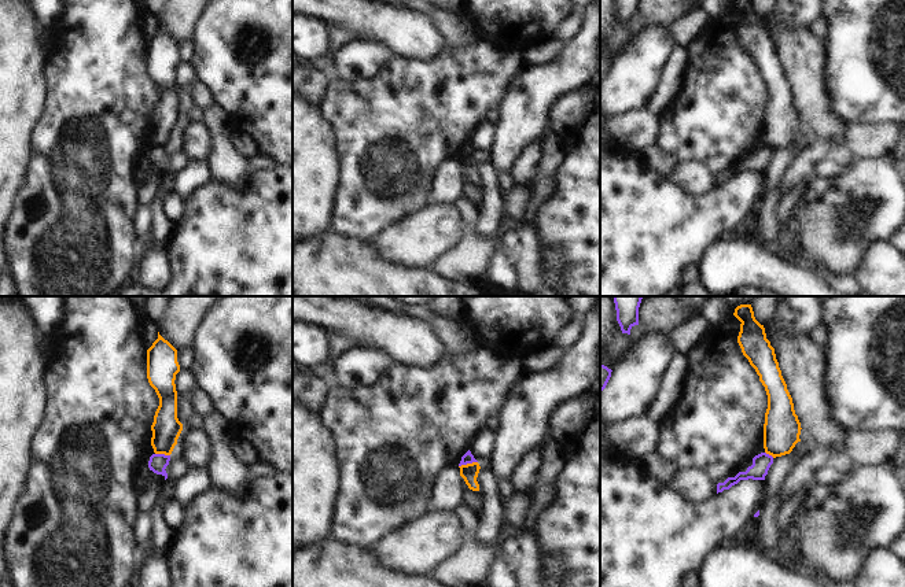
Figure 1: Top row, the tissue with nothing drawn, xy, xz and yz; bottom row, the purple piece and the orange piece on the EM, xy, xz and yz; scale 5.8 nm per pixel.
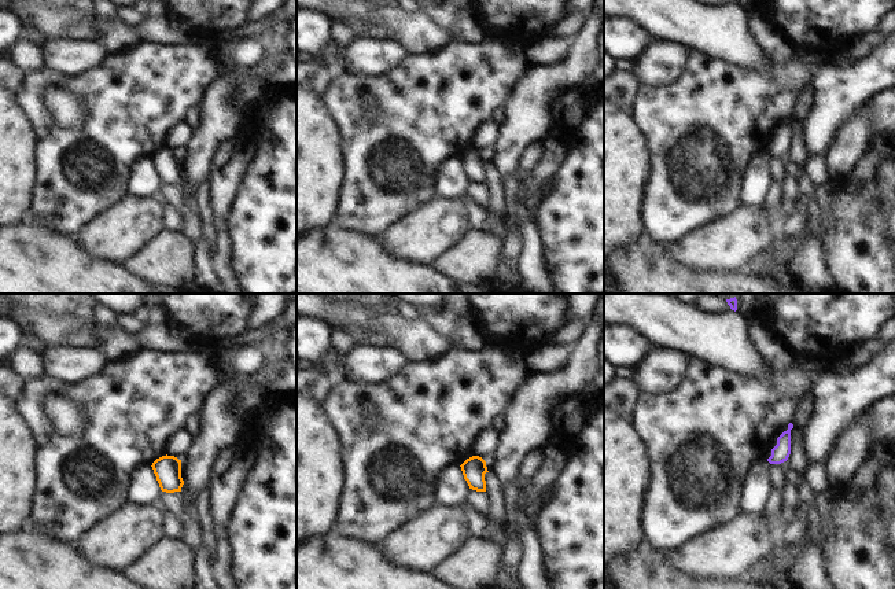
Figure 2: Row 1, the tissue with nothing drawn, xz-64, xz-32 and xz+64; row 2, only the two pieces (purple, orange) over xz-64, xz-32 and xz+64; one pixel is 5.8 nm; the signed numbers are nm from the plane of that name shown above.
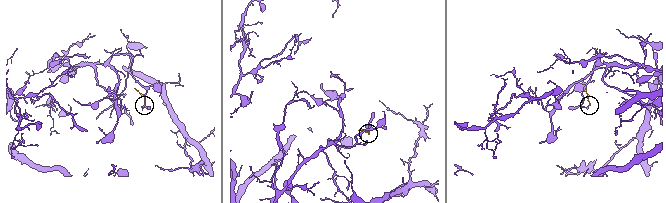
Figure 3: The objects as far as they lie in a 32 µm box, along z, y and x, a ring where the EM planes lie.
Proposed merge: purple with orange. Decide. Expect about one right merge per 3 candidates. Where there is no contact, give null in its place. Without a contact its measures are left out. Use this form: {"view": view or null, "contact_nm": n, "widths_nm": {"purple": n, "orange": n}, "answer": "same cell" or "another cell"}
{"view": "xz", "contact_nm": 120, "widths_nm": {"purple": 60, "orange": 100}, "answer": "another cell"}

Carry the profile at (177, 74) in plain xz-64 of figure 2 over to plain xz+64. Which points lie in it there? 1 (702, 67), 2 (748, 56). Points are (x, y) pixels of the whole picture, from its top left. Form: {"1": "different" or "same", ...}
{"1": "same", "2": "different"}

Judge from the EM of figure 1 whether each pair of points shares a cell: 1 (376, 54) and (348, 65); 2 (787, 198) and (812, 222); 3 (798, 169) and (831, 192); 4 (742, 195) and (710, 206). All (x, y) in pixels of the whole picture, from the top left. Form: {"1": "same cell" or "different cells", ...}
{"1": "same cell", "2": "different cells", "3": "different cells", "4": "same cell"}

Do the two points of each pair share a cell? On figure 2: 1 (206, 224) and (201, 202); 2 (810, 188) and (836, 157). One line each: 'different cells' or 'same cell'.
1: same cell
2: different cells

